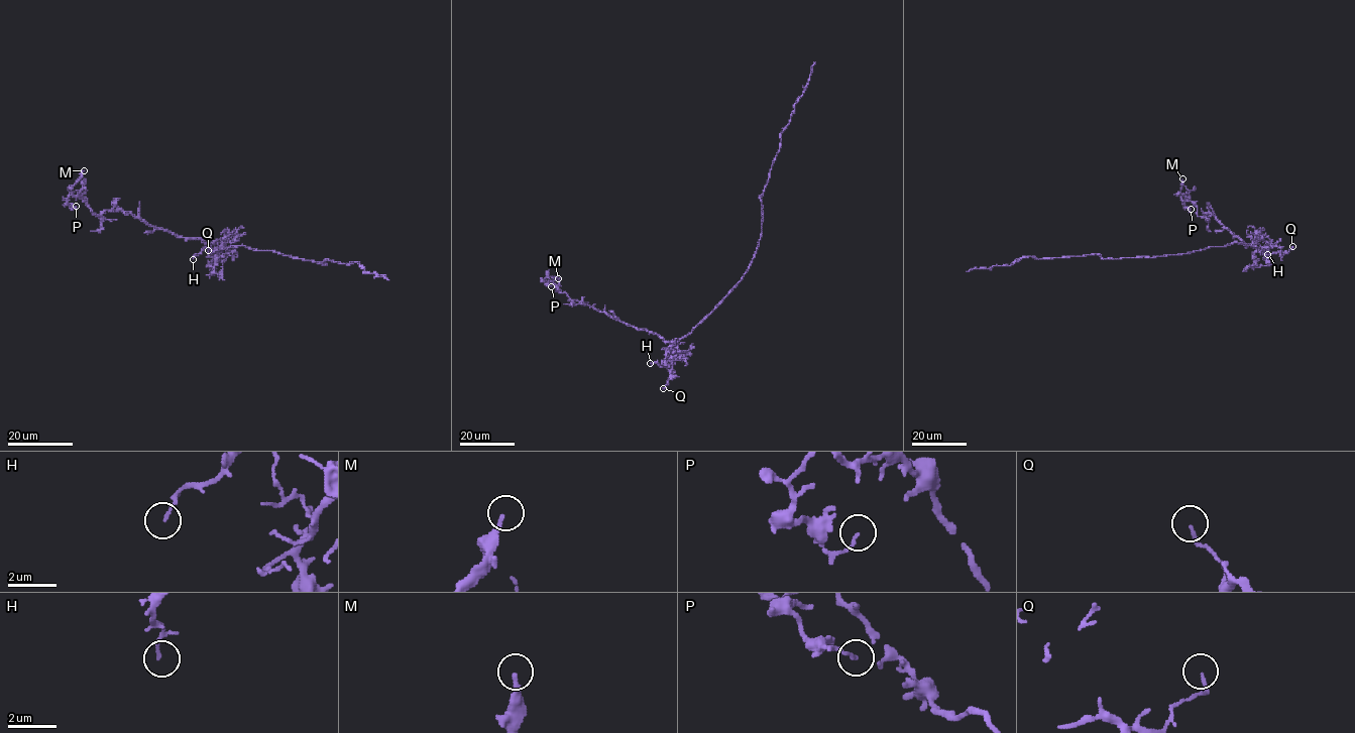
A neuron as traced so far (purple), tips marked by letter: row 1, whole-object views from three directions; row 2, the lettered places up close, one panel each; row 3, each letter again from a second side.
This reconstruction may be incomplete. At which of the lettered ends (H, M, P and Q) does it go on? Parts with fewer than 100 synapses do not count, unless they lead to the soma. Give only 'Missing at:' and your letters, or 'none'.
Missing at: none

